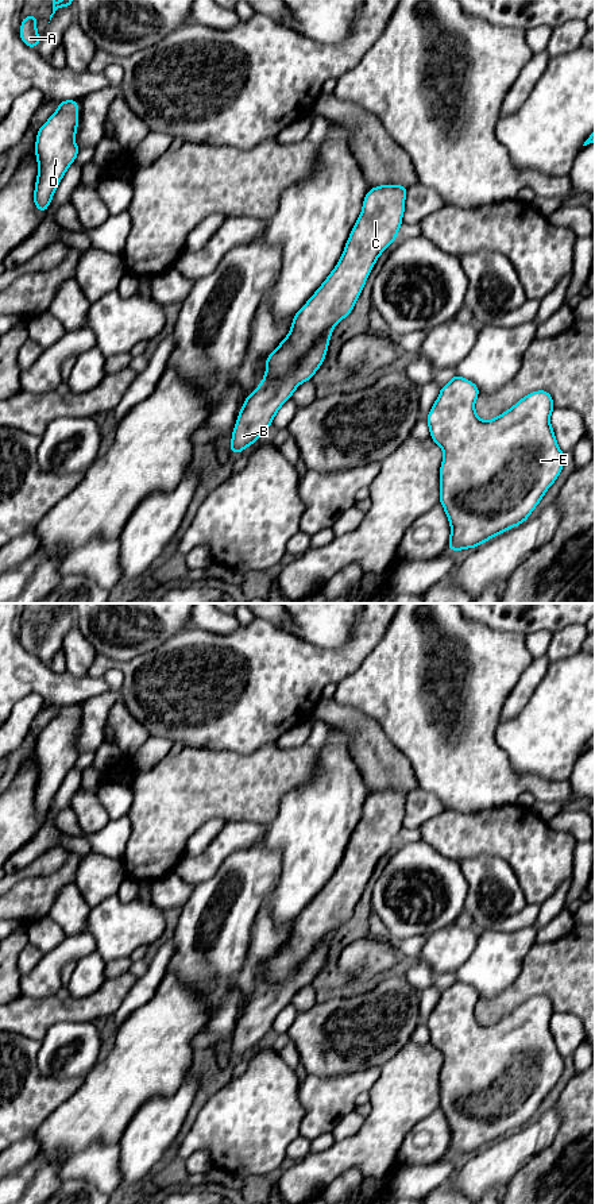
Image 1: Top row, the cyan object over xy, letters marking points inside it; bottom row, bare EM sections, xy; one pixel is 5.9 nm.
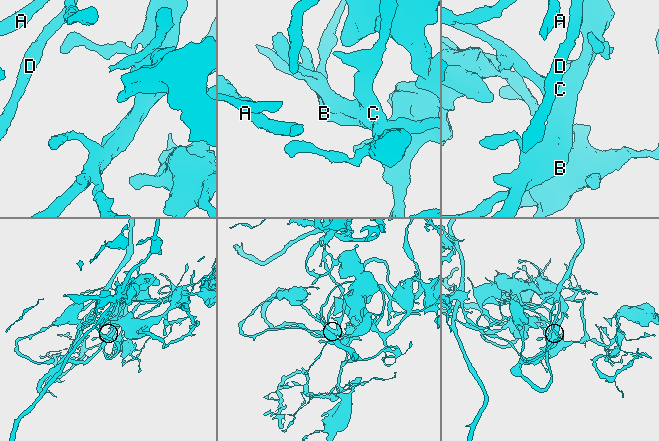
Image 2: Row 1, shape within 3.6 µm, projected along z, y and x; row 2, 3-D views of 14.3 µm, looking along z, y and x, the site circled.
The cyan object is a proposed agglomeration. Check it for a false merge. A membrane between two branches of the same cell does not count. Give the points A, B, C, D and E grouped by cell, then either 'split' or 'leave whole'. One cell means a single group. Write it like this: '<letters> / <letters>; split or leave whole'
A B C D E; leave whole

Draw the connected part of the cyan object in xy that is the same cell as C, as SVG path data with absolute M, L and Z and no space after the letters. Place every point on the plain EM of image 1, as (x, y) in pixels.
M382 790L366 799L339 868L295 918L289 939L267 961L262 988L239 1016L232 1057L240 1058L254 1049L294 995L320 973L335 930L352 916L376 864L398 840L406 796L403 790Z

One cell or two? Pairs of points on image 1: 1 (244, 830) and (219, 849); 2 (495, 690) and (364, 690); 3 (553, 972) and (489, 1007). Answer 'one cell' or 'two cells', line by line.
1: one cell
2: one cell
3: one cell

